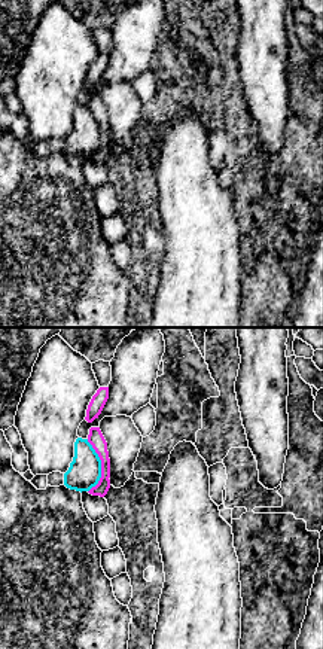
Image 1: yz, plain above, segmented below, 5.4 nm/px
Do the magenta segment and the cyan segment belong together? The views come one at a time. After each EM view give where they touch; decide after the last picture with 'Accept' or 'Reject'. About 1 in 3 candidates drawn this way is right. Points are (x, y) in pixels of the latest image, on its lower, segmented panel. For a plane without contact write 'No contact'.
Touches magenta at (101, 466)

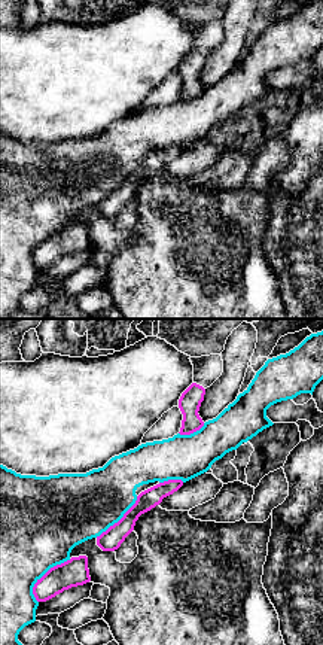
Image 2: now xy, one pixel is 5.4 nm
Touches magenta at (43, 575)

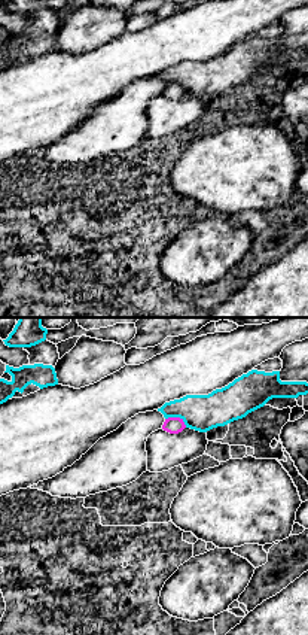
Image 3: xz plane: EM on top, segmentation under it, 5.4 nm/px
Touches magenta at (177, 418)

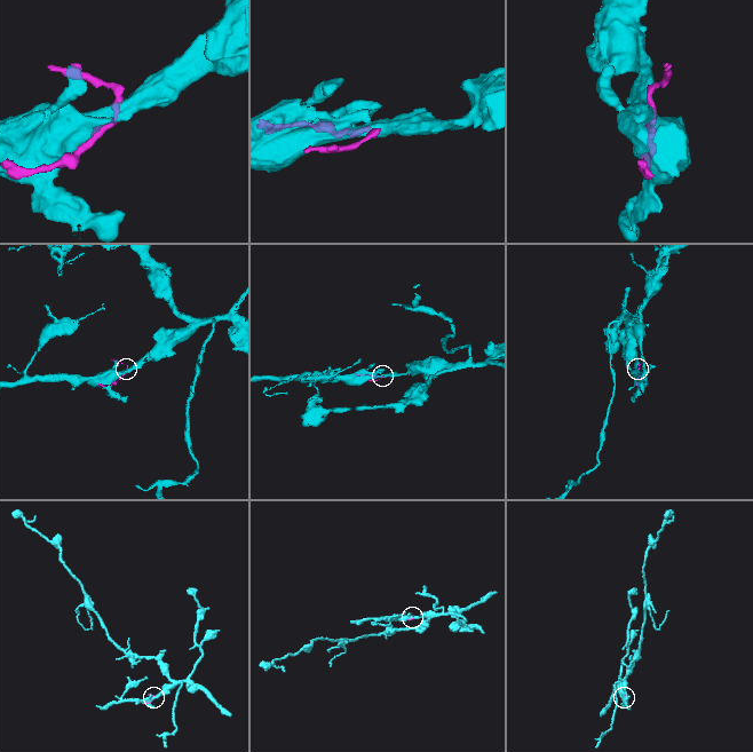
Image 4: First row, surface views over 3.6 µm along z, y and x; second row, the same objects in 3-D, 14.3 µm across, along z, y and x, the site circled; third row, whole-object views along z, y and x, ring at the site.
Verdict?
Reject

